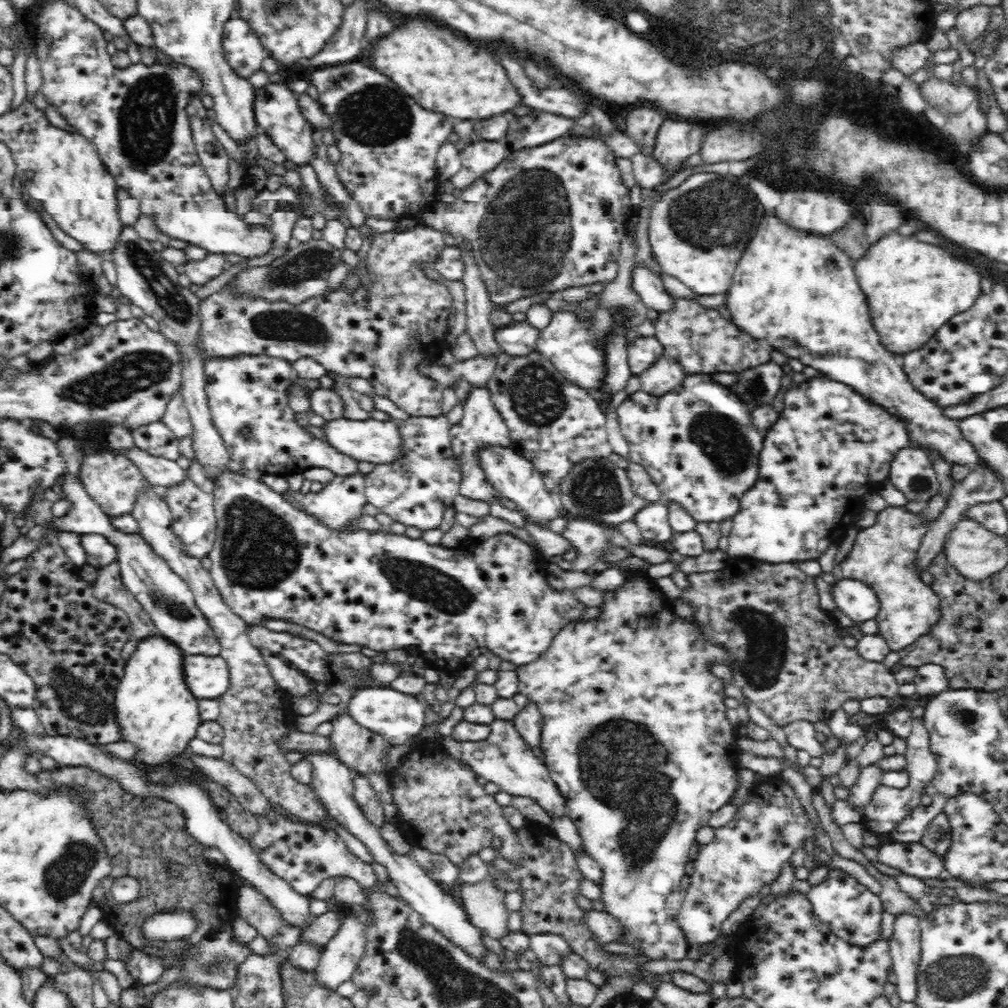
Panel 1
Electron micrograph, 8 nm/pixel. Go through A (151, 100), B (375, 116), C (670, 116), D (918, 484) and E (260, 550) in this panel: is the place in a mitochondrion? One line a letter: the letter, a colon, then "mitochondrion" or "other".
A: mitochondrion
B: mitochondrion
C: other
D: mitochondrion
E: mitochondrion

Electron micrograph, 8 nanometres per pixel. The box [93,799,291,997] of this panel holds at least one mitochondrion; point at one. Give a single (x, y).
(217, 967)

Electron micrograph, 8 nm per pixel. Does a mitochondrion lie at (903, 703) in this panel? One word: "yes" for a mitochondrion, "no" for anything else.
no

